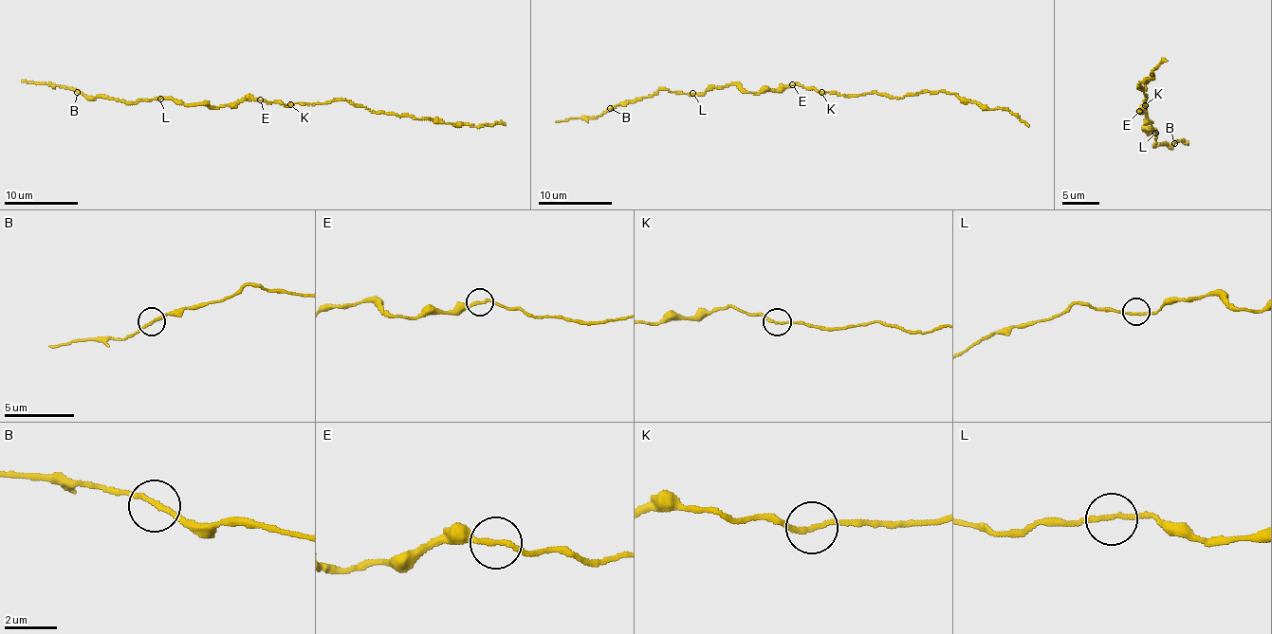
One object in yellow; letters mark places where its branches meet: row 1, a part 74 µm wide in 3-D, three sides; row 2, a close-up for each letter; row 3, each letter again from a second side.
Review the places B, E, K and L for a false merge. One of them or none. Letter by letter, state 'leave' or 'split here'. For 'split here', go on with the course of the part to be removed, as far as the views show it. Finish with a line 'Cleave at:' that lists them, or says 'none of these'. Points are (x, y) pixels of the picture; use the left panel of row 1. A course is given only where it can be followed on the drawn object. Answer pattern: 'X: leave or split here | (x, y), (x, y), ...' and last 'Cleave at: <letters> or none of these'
B: leave
E: leave
K: split here | (290, 105), (346, 100), (368, 109), (465, 125), (505, 125)
L: leave
Cleave at: K

